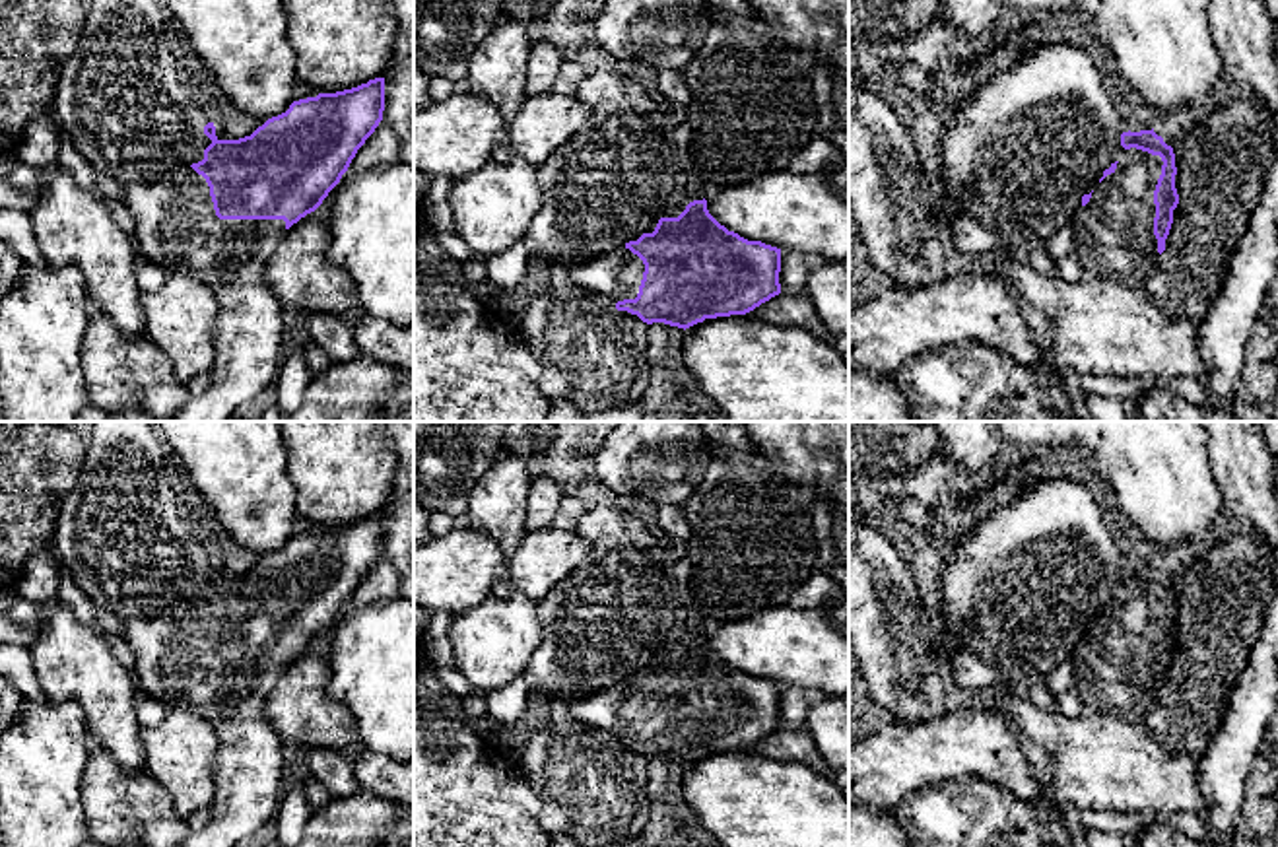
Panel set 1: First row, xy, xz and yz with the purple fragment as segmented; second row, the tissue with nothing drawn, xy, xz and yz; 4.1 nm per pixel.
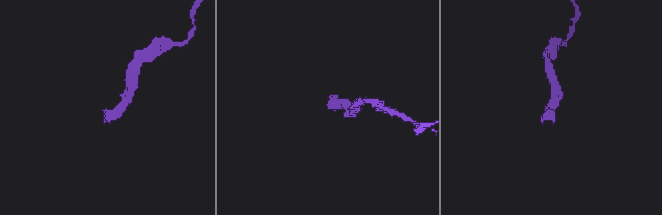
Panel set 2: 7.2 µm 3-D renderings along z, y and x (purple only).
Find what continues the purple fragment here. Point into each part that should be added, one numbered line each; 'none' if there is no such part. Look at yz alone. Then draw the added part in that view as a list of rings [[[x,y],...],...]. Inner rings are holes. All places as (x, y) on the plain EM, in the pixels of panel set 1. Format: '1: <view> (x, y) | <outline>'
1: yz (1113, 673) | [[[1130,583],[1072,659],[1074,692],[1090,713],[1144,723],[1158,697],[1154,626],[1161,593]]]

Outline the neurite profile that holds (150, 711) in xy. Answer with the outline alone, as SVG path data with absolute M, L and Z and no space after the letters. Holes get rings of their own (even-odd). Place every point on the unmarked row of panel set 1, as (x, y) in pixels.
M138 695L136 719L140 727L155 727L167 713L167 707L153 697Z

